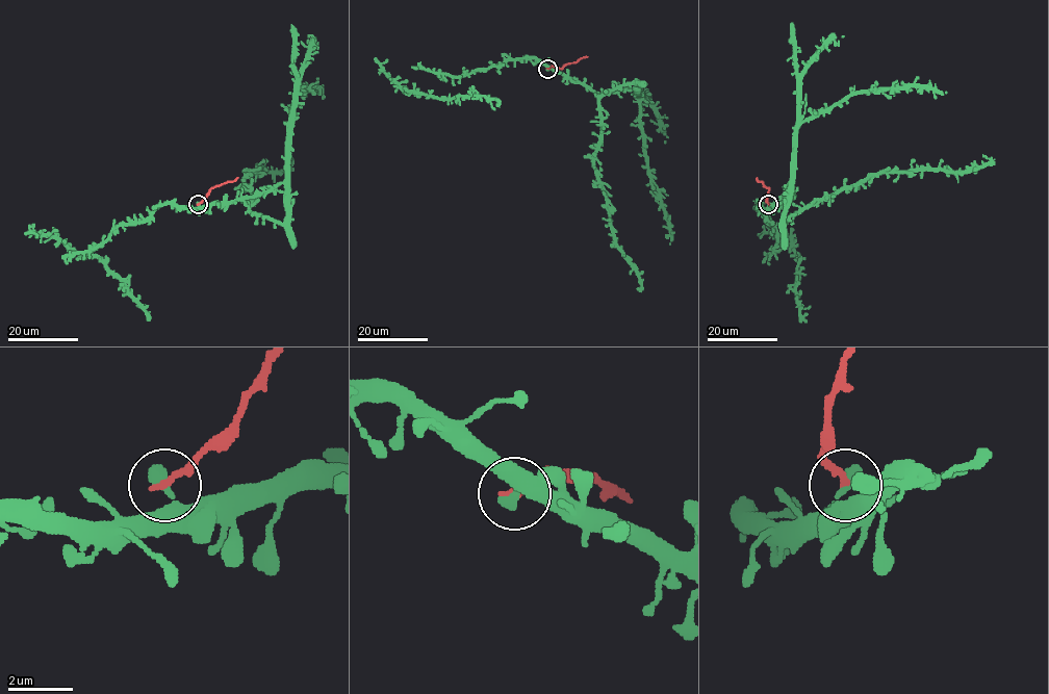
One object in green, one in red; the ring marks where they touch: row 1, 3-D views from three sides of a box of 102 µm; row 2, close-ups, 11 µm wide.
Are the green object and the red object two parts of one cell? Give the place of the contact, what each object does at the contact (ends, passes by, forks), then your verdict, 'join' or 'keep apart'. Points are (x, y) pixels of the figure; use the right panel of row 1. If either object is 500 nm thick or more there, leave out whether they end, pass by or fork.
at (768, 204); green ends there; red ends there; keep apart

